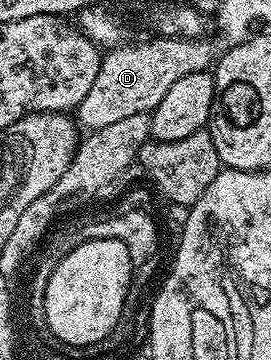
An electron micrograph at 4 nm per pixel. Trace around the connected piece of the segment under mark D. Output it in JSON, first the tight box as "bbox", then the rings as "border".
{"bbox":[77,36,212,131],"border":[[[161,36],[153,39],[152,42],[114,46],[102,56],[97,79],[93,79],[89,95],[81,99],[77,110],[77,125],[80,130],[94,131],[101,127],[109,127],[109,123],[117,123],[129,115],[150,114],[169,92],[169,87],[177,83],[177,79],[204,72],[212,64],[211,47],[205,43],[206,40]]]}

